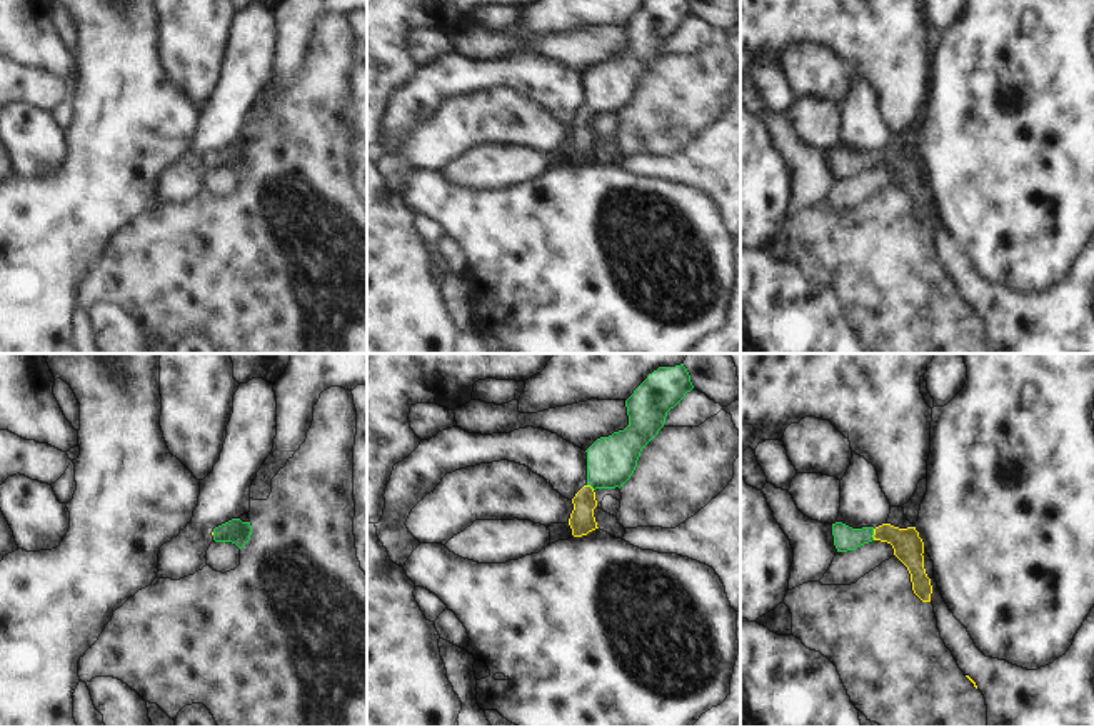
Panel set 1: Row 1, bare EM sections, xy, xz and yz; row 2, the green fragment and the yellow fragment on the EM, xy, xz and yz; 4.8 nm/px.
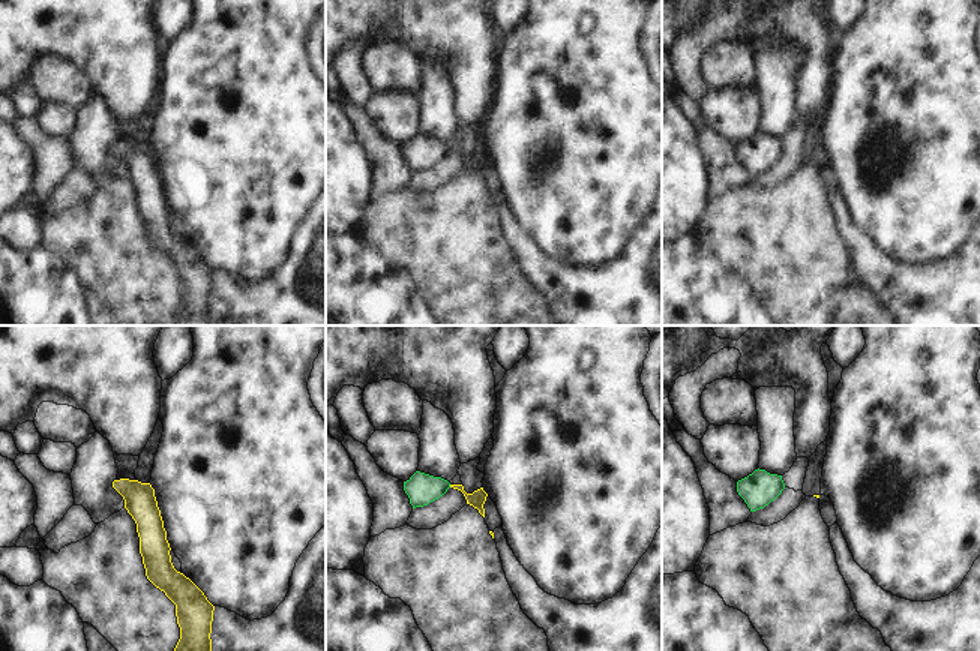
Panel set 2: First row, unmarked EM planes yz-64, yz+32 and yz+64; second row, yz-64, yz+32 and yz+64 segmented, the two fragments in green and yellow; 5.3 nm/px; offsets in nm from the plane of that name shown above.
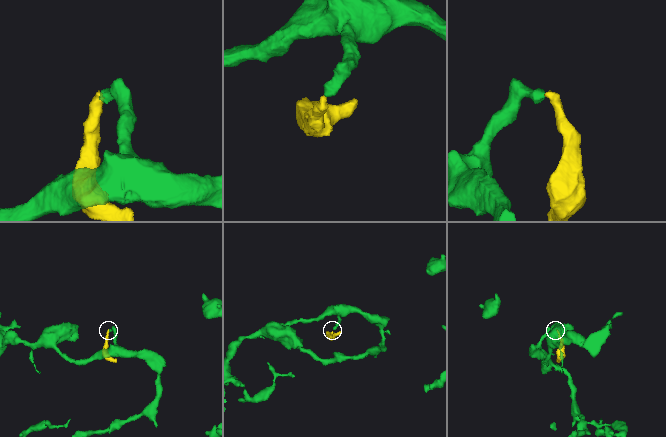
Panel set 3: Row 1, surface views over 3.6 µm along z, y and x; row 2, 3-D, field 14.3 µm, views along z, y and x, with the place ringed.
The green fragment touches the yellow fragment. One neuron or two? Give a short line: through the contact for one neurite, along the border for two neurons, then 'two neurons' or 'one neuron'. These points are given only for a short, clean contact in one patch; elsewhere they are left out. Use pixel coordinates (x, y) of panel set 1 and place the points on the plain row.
line yz (846, 164), (873, 160), (891, 160), (908, 172); one neuron

